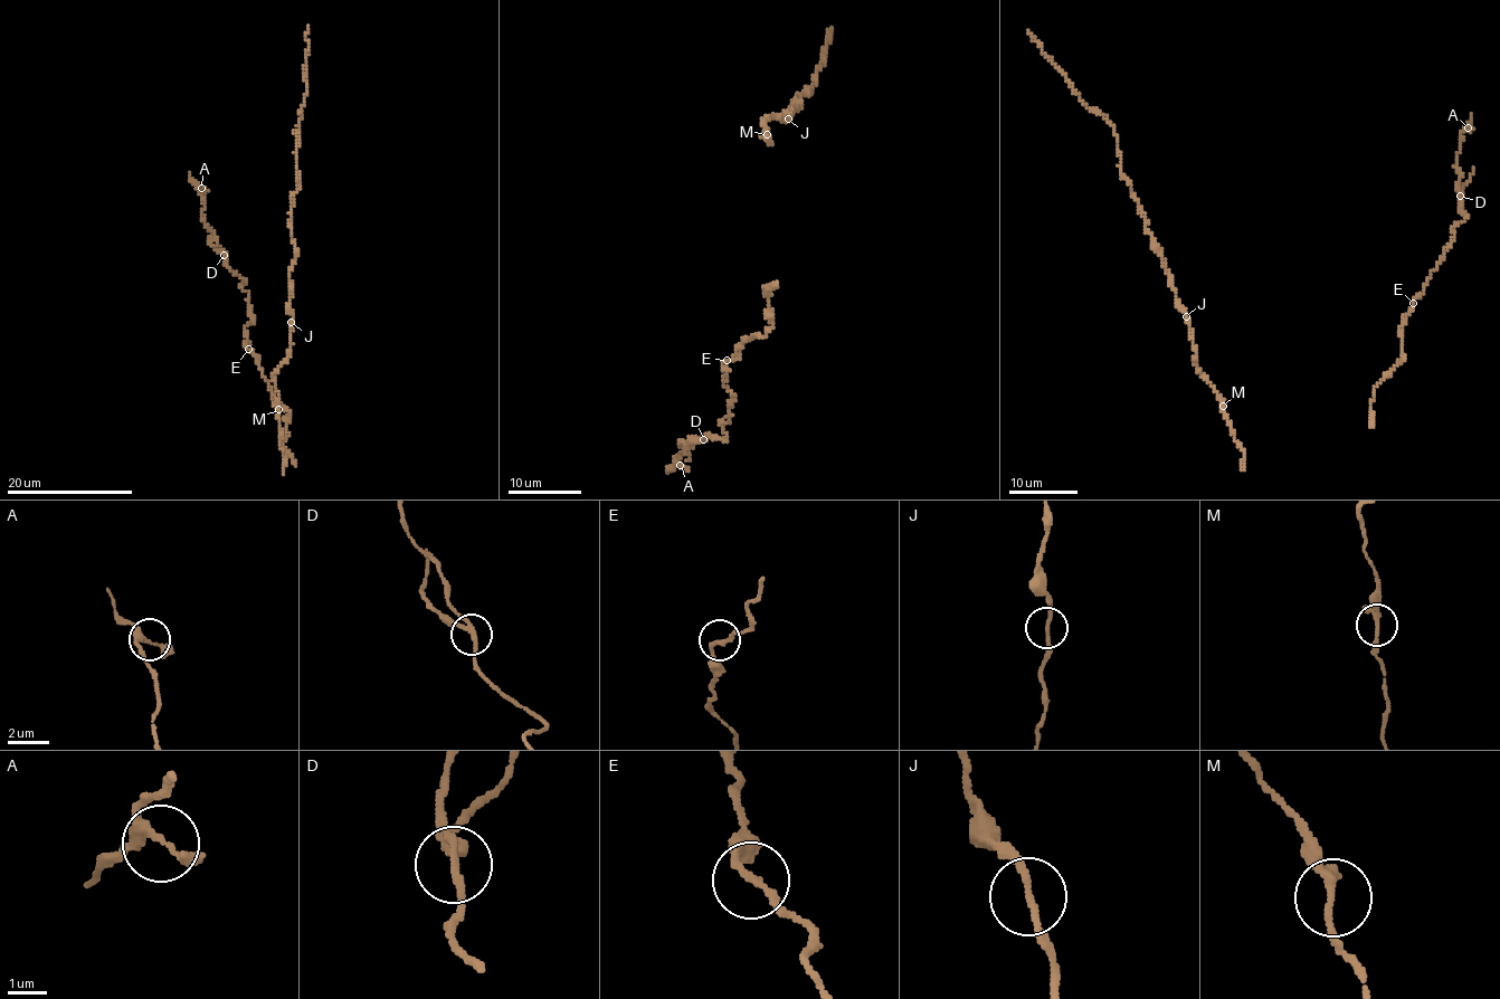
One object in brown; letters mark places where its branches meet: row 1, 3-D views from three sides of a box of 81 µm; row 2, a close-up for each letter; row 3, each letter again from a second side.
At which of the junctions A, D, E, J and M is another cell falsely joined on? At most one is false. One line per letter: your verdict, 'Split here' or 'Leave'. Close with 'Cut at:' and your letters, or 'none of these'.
A: Leave
D: Split here
E: Leave
J: Leave
M: Leave
Cut at: D

